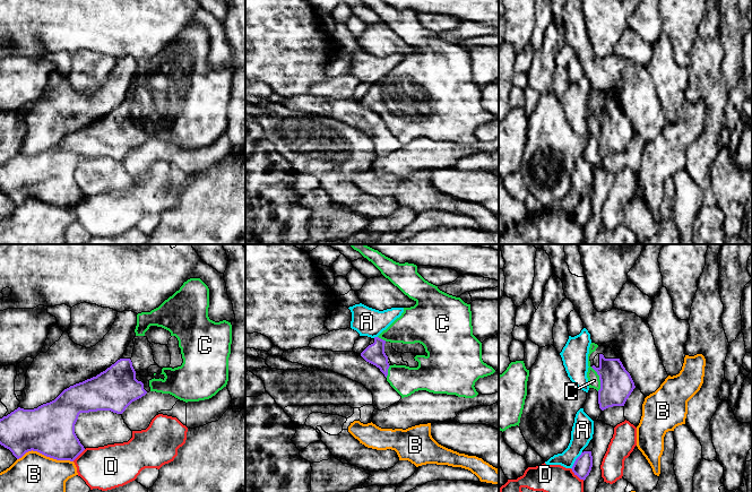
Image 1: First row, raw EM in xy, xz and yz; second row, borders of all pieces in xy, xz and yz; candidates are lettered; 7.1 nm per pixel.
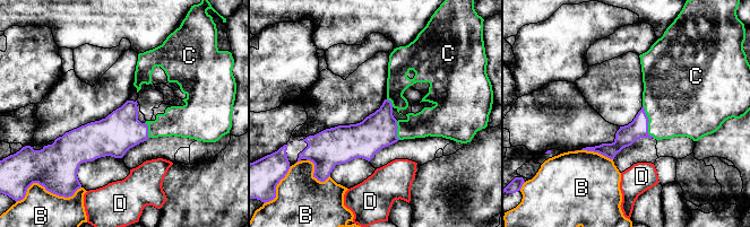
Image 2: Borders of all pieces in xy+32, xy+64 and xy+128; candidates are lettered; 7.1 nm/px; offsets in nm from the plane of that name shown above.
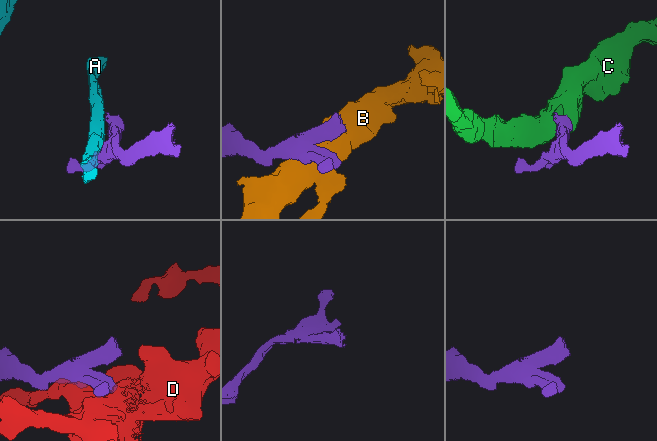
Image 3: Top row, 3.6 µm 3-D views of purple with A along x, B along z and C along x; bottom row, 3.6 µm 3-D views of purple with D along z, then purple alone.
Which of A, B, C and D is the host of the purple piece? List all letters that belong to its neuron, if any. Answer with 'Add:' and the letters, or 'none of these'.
Add: C

